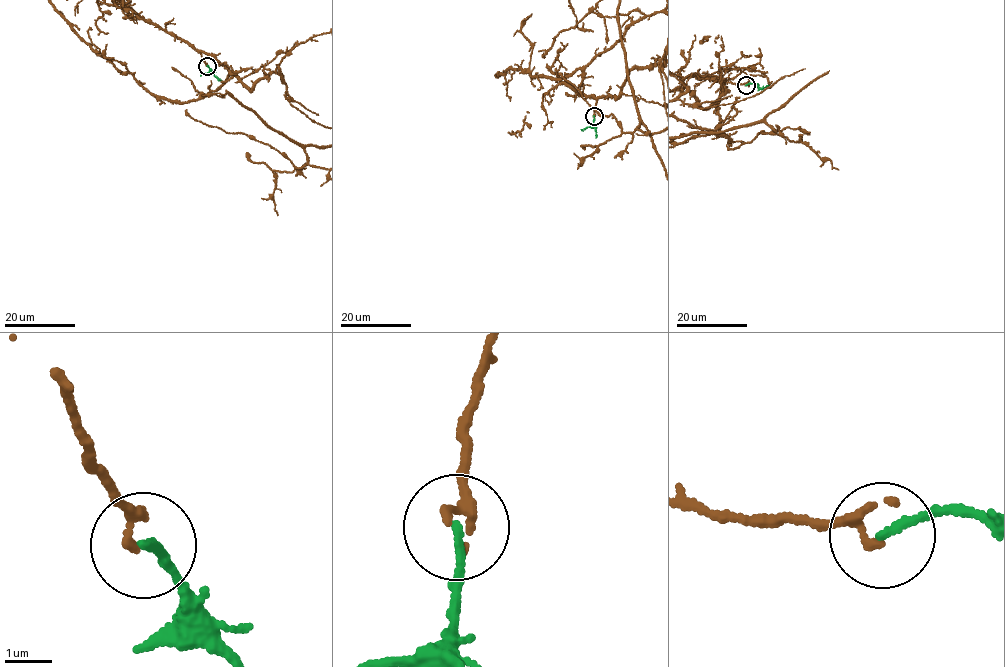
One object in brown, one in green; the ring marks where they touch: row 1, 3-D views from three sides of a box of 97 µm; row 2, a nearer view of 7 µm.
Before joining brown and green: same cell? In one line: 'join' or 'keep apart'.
join

